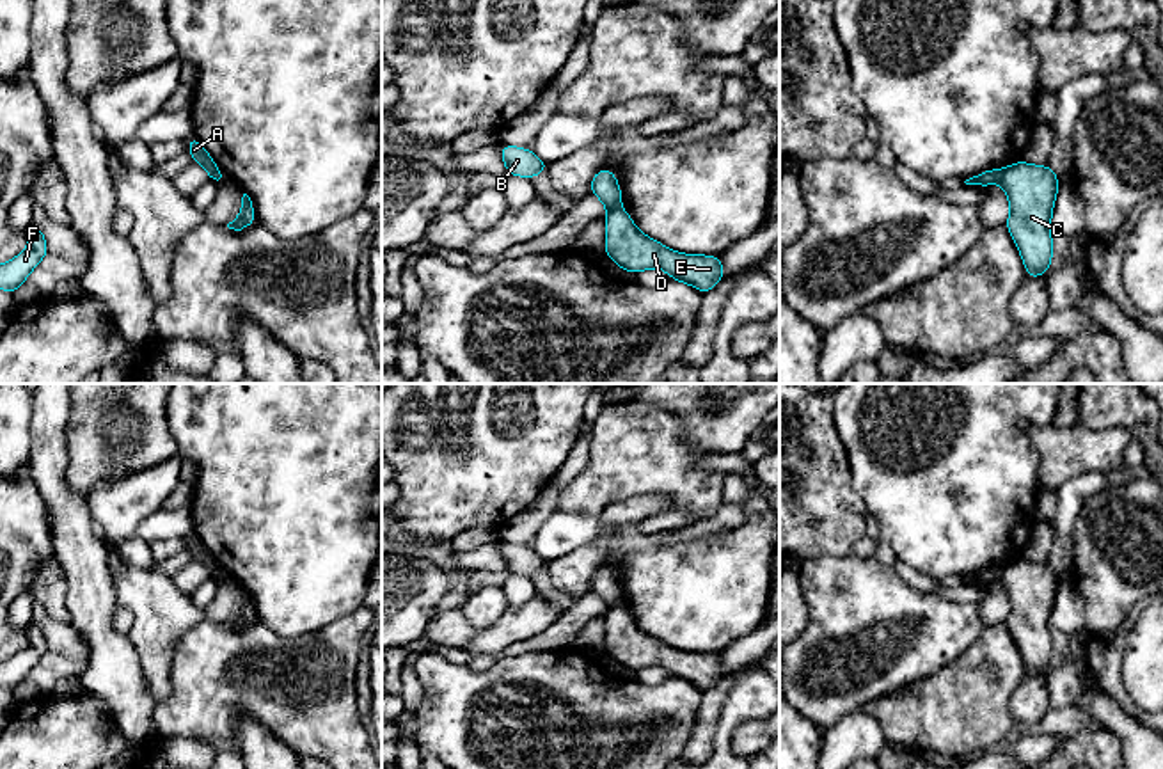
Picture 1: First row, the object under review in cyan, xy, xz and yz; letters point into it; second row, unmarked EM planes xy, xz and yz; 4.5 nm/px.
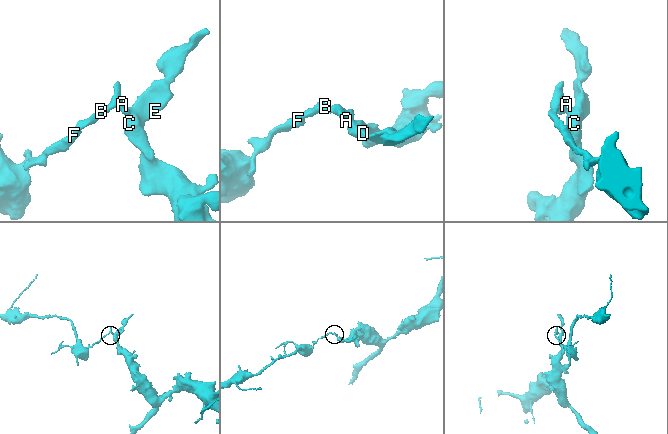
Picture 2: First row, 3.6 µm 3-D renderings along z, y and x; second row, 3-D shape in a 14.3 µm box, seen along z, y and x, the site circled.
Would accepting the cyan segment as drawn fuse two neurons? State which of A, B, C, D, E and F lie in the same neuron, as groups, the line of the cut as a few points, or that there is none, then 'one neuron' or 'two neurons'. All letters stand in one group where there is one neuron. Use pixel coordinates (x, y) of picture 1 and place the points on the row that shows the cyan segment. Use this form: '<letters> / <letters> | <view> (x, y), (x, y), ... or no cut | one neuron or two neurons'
A B F / C D E | xz (620, 206), (608, 212) | two neurons

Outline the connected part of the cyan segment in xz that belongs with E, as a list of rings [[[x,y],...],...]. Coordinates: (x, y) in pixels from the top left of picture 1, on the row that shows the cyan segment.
[[[623,208],[605,215],[605,258],[621,270],[637,274],[662,268],[669,279],[694,286],[703,295],[724,279],[721,256],[680,254],[636,229]]]

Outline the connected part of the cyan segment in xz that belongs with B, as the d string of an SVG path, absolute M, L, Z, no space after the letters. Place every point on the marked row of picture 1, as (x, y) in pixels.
M501 144L501 158L510 176L522 176L531 179L536 174L549 170L549 163L542 162L534 151L526 147Z

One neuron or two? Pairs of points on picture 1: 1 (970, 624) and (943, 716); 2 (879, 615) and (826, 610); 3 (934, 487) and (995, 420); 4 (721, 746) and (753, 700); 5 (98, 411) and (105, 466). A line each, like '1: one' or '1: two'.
1: two
2: one
3: one
4: one
5: one

